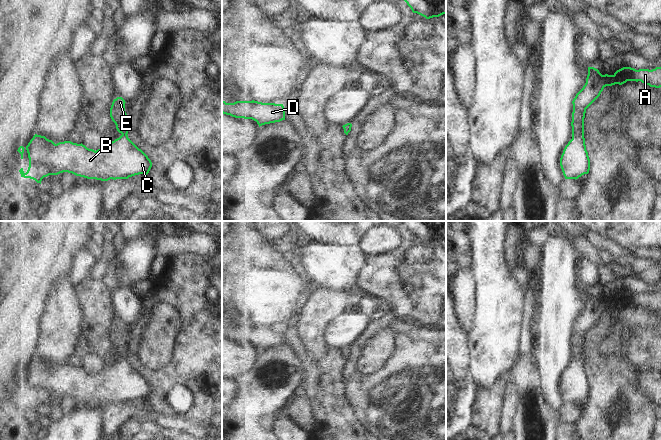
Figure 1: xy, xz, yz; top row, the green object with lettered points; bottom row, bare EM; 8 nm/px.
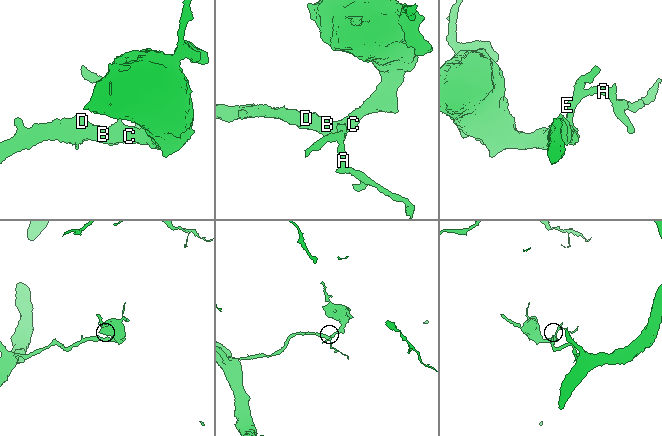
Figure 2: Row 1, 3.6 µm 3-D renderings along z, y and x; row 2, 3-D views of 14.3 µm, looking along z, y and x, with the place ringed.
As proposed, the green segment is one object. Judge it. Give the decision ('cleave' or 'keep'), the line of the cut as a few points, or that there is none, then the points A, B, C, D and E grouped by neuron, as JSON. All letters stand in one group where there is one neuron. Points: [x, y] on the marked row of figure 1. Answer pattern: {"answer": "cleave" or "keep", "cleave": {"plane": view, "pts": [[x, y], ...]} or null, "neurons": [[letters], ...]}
{"answer": "keep", "cleave": null, "neurons": [["A", "B", "C", "D", "E"]]}

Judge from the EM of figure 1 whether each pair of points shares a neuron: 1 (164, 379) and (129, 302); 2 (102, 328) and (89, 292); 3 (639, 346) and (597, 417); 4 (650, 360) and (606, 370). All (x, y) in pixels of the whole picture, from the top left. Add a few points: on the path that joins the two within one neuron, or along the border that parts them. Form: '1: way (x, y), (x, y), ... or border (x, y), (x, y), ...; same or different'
1: border (145, 301), (144, 316), (126, 337); different
2: way (100, 319), (98, 301); same
3: border (605, 358), (623, 359), (637, 370); different
4: border (606, 359), (622, 358), (637, 370); different

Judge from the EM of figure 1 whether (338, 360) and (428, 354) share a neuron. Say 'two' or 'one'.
two

